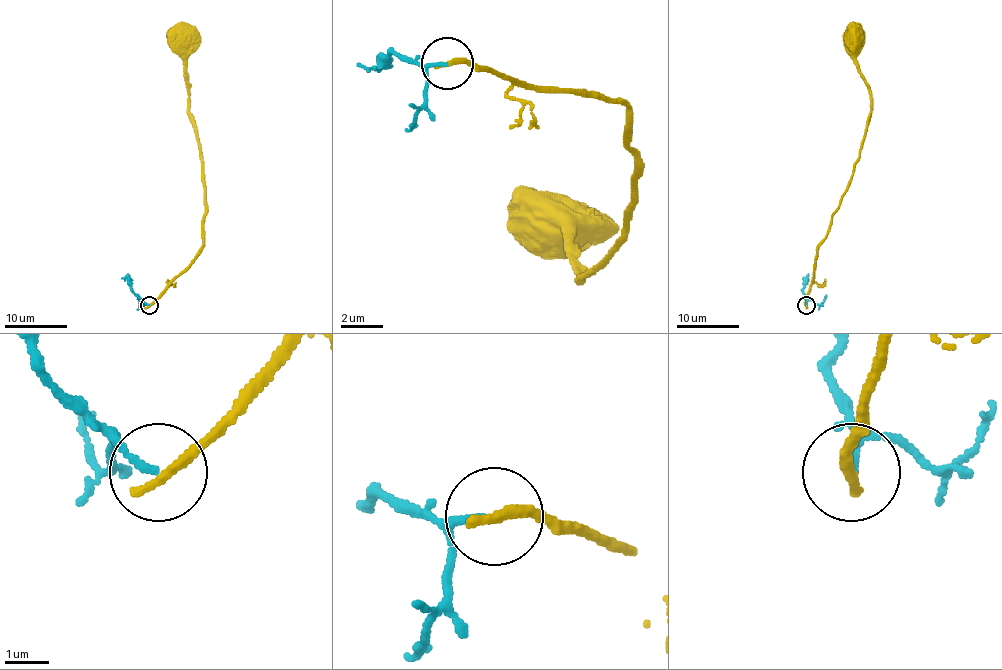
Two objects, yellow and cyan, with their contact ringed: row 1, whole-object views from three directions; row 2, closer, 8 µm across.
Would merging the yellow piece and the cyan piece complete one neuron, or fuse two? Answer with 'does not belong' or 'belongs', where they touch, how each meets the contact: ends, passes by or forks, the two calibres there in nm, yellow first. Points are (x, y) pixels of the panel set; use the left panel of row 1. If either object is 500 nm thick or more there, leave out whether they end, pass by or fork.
does not belong | (149, 305) | yellow ends | cyan ends | 280/160 nm

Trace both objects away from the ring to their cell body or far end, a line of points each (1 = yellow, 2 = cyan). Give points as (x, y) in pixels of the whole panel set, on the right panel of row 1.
1: (806, 304), (817, 248), (859, 156), (870, 112), (870, 87), (859, 72), (850, 44), (853, 34)
2: (806, 304), (803, 284), (806, 278)

